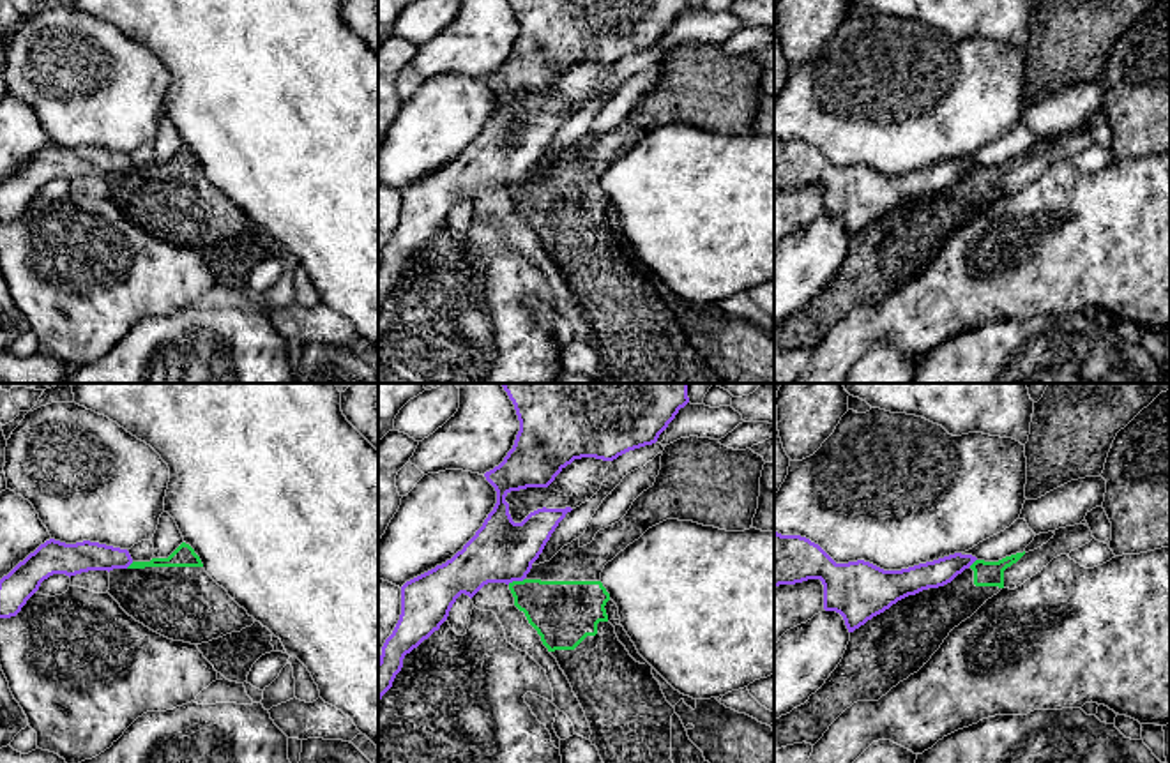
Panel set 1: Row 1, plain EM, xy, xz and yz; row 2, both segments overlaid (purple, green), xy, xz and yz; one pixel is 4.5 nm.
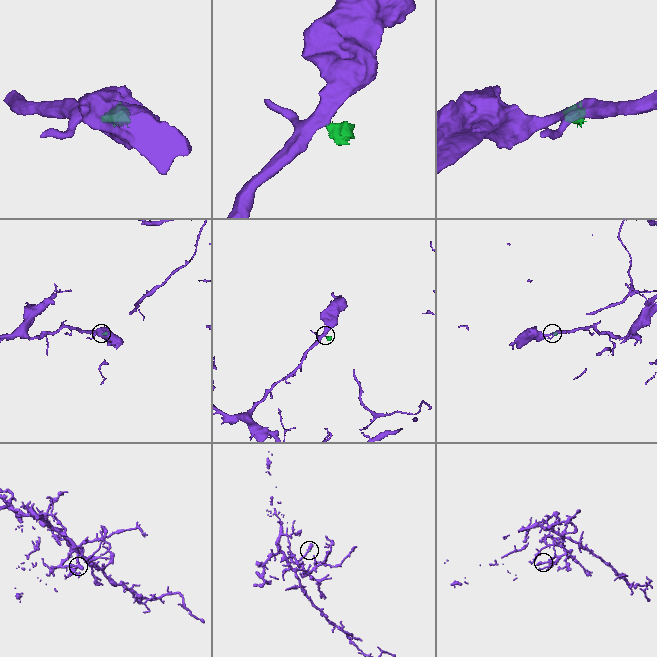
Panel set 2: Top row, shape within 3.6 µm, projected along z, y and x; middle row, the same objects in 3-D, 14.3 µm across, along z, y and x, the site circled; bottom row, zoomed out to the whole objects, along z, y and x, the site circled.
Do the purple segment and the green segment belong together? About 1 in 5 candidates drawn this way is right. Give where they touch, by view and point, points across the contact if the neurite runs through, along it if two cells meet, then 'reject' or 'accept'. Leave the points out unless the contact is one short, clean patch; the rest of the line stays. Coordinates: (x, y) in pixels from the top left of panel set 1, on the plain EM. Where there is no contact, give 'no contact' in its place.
xz (515, 184) | along xz (524, 182), (508, 188) | reject

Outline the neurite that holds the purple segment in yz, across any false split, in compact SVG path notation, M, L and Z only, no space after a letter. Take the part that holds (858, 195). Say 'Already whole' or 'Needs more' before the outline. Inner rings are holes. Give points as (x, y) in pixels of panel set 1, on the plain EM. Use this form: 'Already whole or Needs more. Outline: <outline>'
Already whole. Outline: M774 136L774 193L820 184L824 214L840 217L848 237L908 200L951 187L976 164L954 157L908 173L884 175L864 164L836 168L809 143Z

